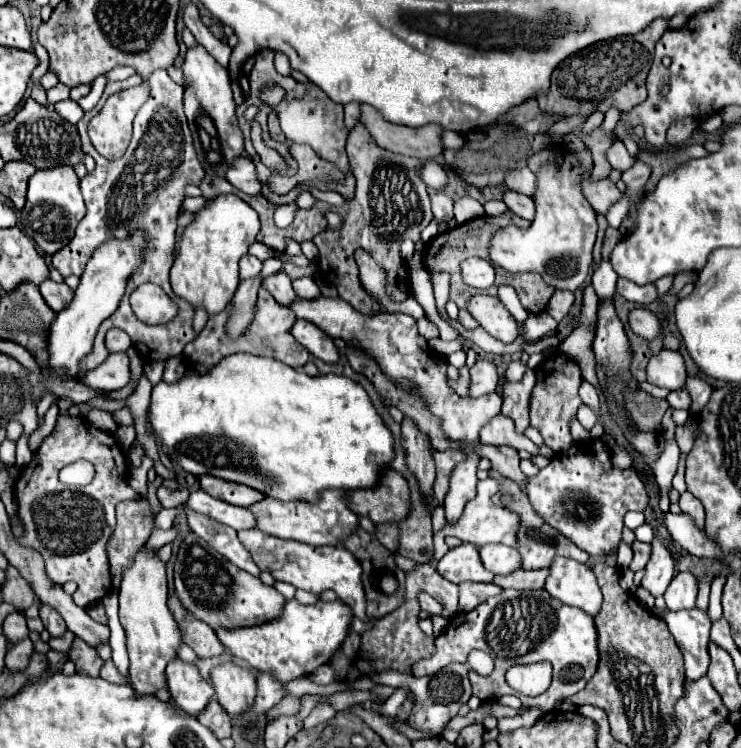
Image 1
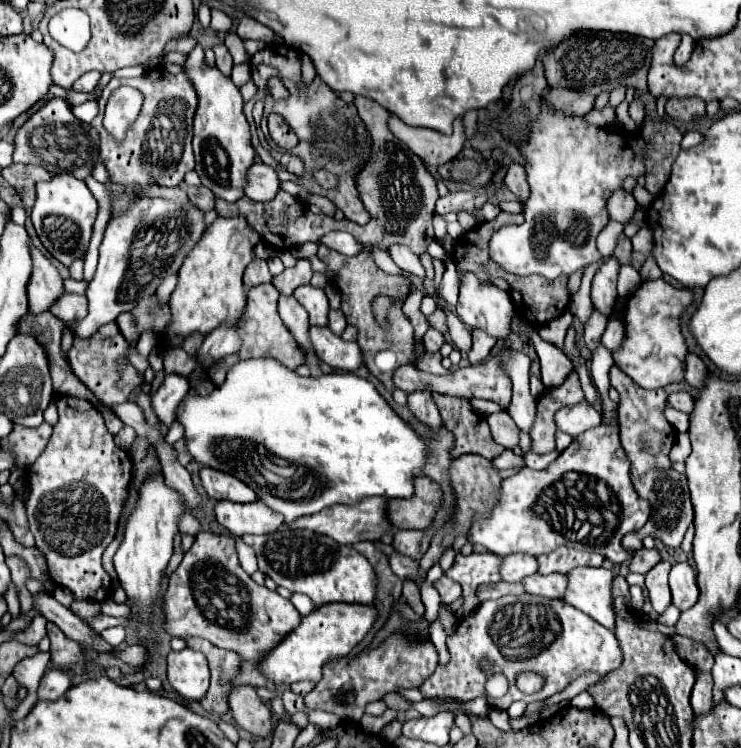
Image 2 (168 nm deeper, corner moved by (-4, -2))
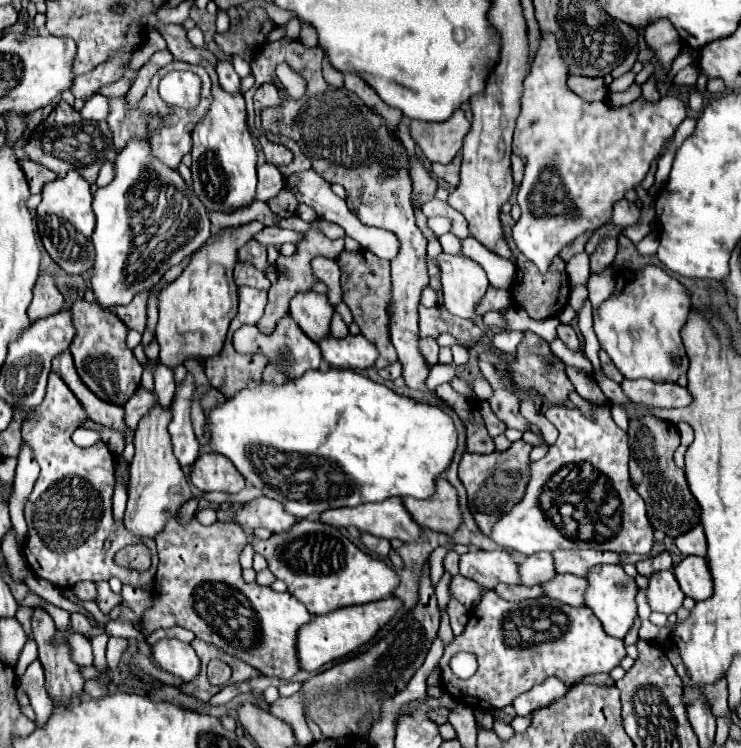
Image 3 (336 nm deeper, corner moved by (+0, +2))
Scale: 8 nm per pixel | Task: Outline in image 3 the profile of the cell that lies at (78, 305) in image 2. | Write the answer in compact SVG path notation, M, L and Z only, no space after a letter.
M76 299L70 311L76 329L76 335L70 343L70 353L74 357L80 379L102 401L124 405L140 387L140 377L144 371L134 353L126 347L128 327L122 329L122 321L116 313L104 311L102 307L96 307L96 303L88 303L86 299Z

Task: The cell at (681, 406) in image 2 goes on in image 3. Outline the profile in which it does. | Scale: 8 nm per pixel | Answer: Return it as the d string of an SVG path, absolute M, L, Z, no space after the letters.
M624 379L622 389L634 403L644 403L652 407L676 409L676 407L686 407L688 403L692 403L688 389L676 383L656 383L648 379L636 379L636 381Z

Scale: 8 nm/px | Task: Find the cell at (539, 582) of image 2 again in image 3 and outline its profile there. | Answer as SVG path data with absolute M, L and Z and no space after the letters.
M554 575L554 579L542 583L542 591L550 599L558 599L568 605L584 605L584 577Z

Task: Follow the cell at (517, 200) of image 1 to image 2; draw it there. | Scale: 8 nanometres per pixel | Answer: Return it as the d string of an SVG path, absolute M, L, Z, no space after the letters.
M510 163L506 177L504 177L504 185L522 201L526 203L530 189L528 189L528 181L526 181L526 171L520 163Z

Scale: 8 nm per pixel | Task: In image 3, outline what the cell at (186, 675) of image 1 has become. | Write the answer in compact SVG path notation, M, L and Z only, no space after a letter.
M164 639L152 645L152 655L154 655L154 661L164 671L172 673L184 683L194 681L200 675L200 659L188 643L182 643L176 639Z

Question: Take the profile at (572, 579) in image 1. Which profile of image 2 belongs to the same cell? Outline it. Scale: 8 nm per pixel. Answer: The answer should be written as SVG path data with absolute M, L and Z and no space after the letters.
M576 567L568 573L568 589L564 601L596 619L606 629L614 631L614 599L612 599L614 573L600 567Z

